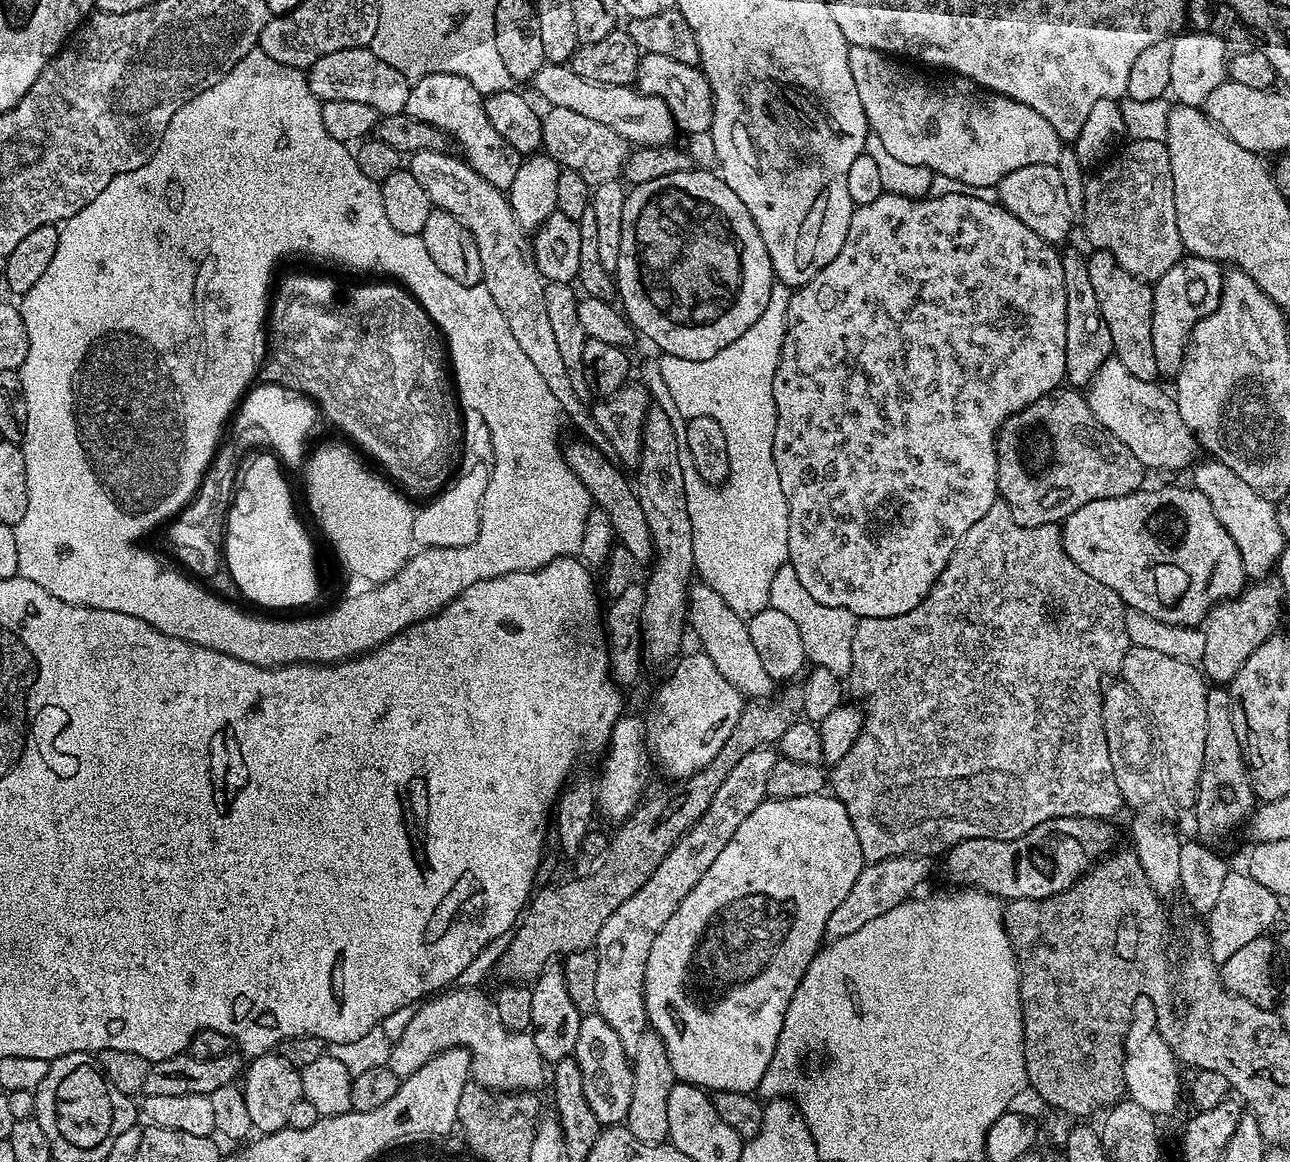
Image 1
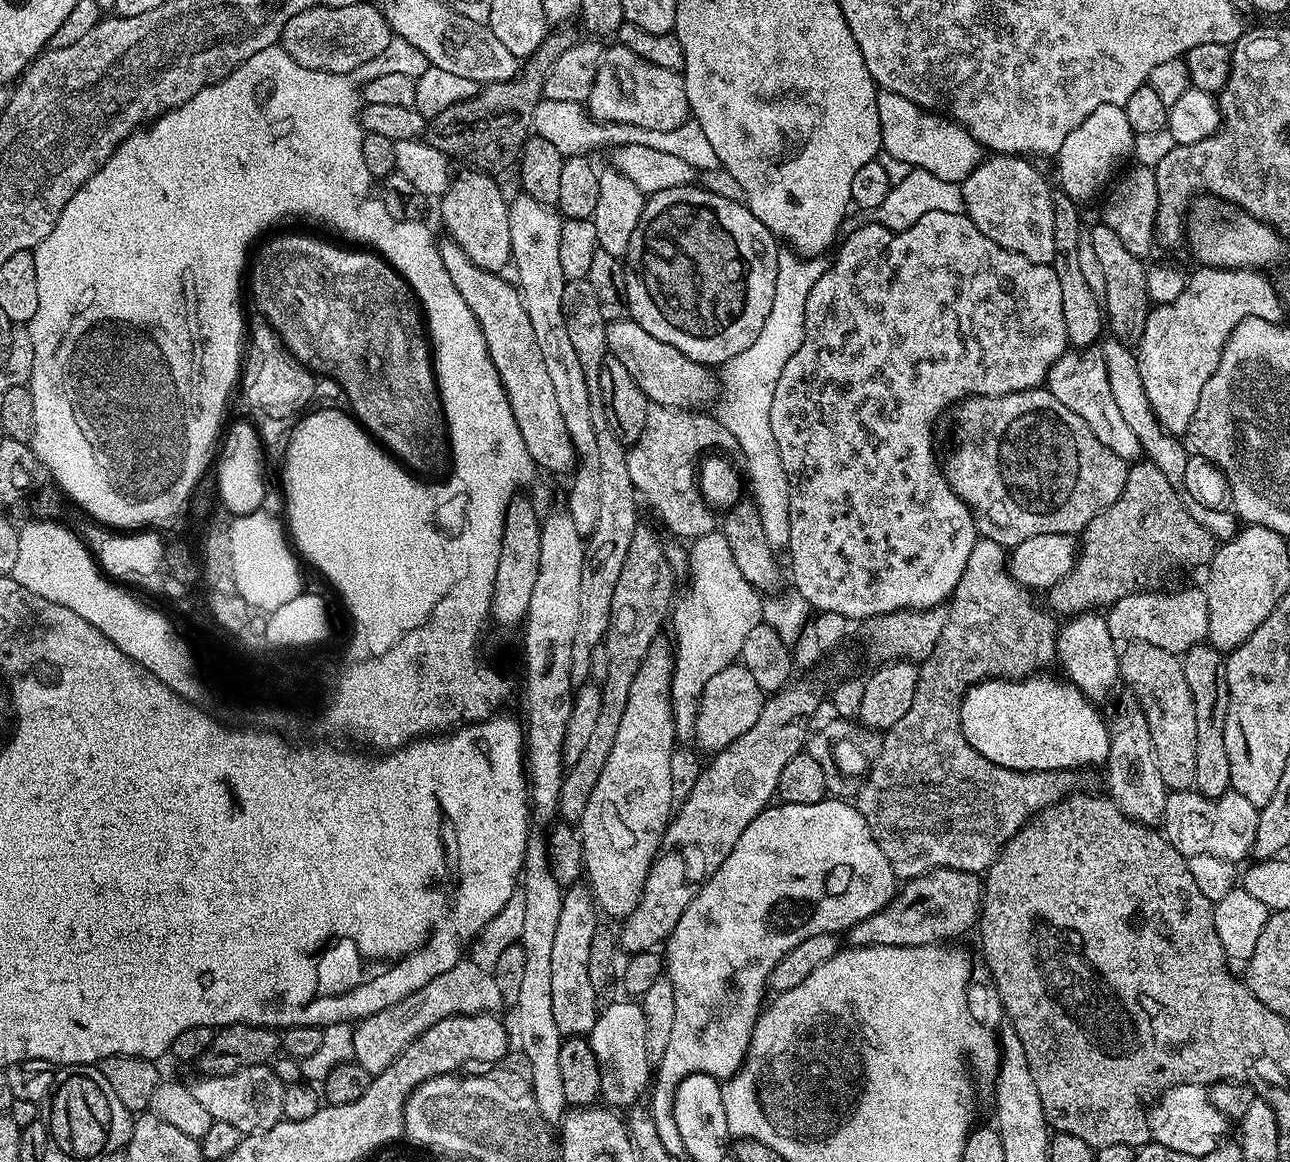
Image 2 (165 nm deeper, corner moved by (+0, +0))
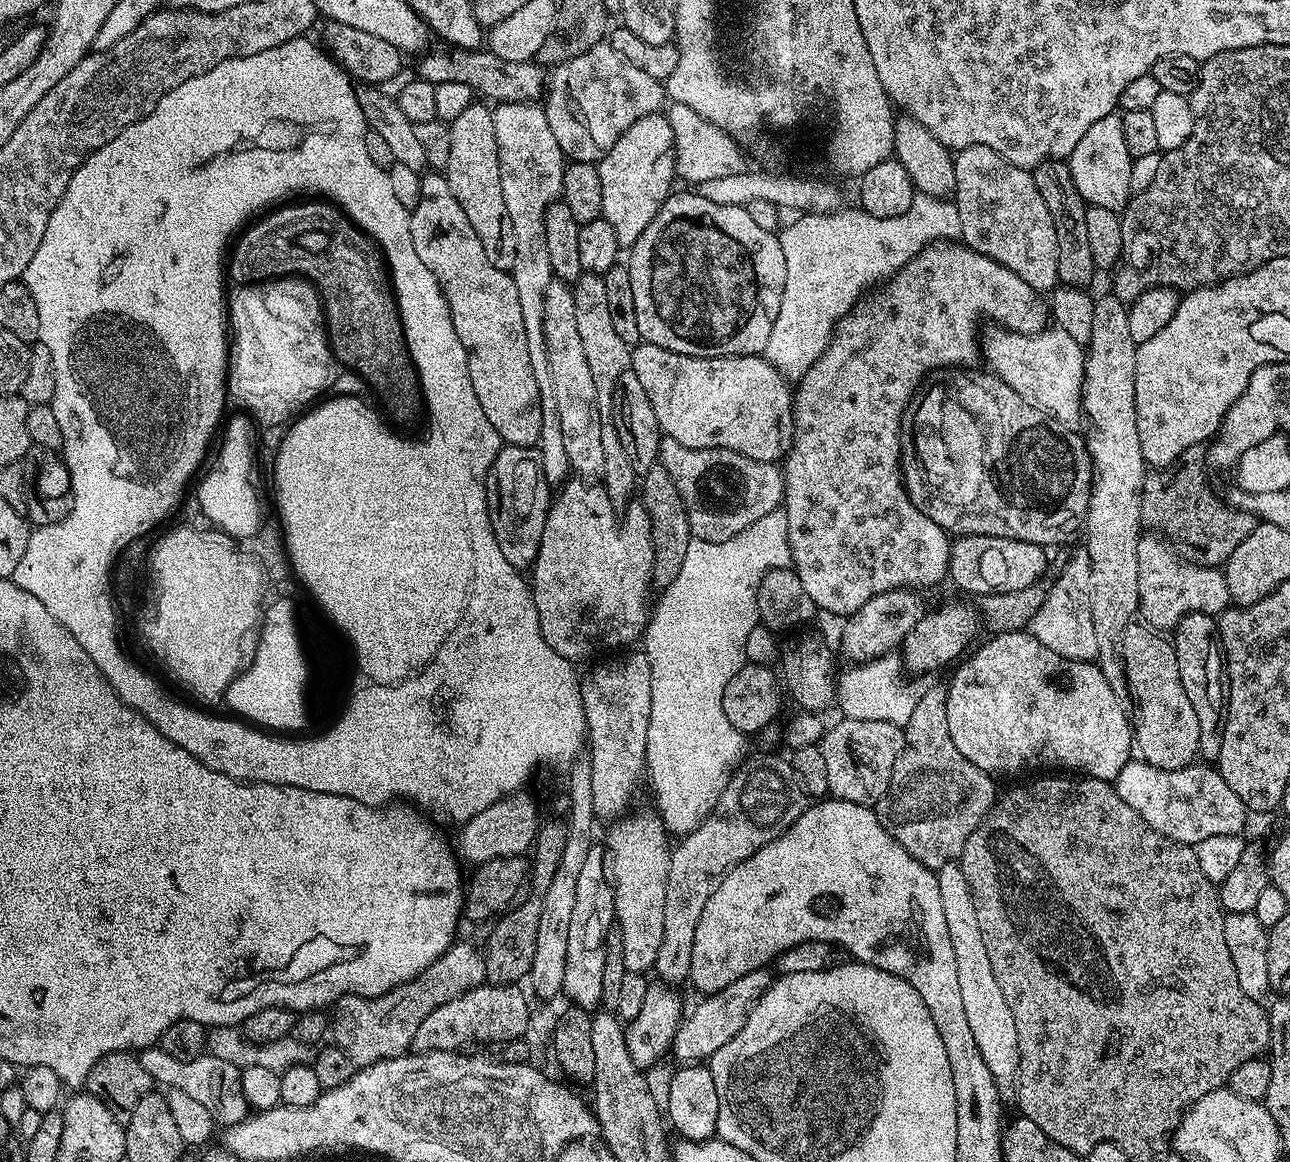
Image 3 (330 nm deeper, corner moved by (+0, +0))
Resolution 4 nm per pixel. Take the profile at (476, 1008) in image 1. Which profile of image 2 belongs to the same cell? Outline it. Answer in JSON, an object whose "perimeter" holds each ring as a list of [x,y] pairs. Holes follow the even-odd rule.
{"perimeter":[[[471,958],[460,960],[454,966],[450,966],[450,970],[446,970],[446,974],[438,974],[438,978],[430,978],[430,982],[426,982],[426,986],[422,986],[422,990],[414,990],[414,994],[410,994],[406,998],[402,998],[402,1002],[398,1002],[394,1006],[386,1006],[386,1010],[378,1010],[378,1014],[367,1016],[365,1020],[359,1021],[351,1029],[353,1038],[353,1056],[352,1060],[358,1066],[362,1066],[362,1070],[370,1073],[381,1072],[386,1070],[394,1062],[394,1058],[398,1058],[402,1054],[402,1050],[406,1046],[410,1046],[410,1042],[414,1042],[414,1038],[421,1036],[426,1030],[430,1030],[430,1026],[434,1026],[434,1022],[442,1022],[442,1018],[447,1016],[479,1016],[481,1014],[496,1014],[505,1007],[502,993],[498,990],[498,982],[492,977],[491,971],[480,964],[475,964]]]}

